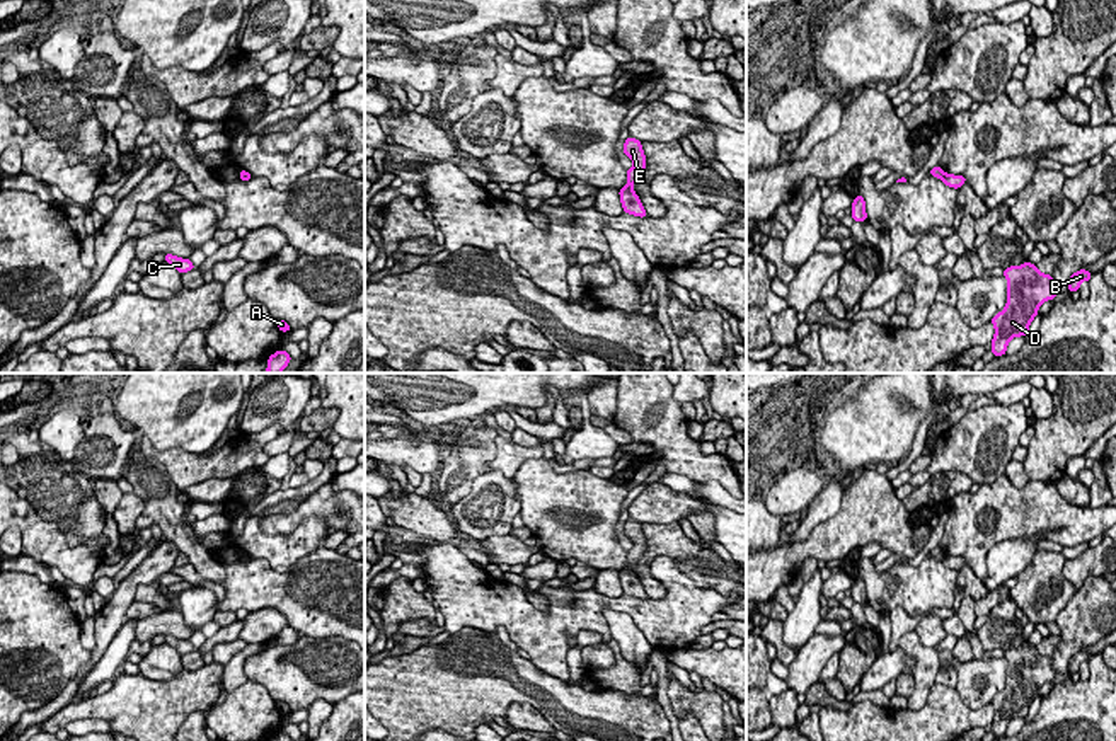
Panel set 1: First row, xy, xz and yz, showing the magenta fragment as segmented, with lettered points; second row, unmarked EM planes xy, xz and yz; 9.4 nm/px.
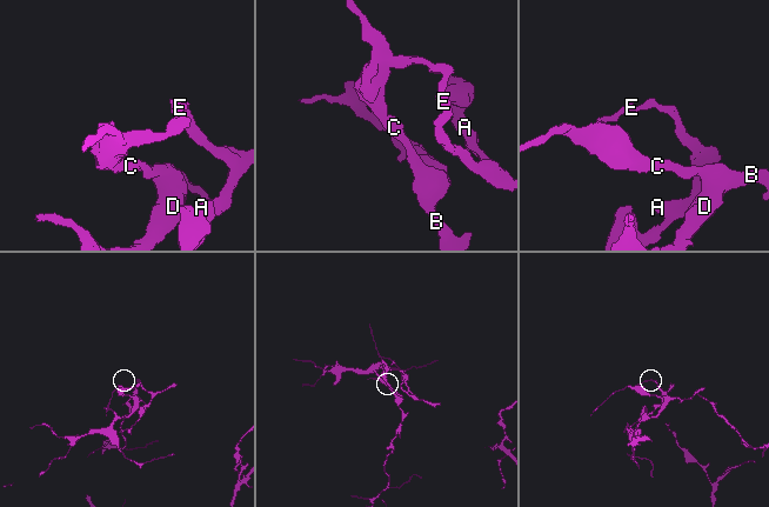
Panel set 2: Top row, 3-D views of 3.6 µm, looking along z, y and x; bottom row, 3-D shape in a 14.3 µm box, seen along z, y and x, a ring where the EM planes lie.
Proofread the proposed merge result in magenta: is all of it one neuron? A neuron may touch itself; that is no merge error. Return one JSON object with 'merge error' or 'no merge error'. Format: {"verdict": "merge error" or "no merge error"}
{"verdict": "merge error"}

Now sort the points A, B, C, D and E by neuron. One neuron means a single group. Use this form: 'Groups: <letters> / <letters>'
Groups: A / B C D E

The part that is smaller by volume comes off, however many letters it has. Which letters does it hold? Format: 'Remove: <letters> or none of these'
Remove: A

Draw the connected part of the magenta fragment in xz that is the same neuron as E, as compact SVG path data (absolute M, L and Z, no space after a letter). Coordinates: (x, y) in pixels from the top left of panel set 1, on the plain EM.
M629 518L624 525L624 535L634 543L627 552L627 567L632 569L646 552L646 537L642 533L641 523Z

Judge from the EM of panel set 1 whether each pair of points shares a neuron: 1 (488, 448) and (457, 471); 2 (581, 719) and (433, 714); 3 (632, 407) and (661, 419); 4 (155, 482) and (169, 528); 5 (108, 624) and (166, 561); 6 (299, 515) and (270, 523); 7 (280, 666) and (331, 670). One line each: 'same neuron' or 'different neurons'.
1: same neuron
2: same neuron
3: same neuron
4: same neuron
5: same neuron
6: same neuron
7: same neuron

